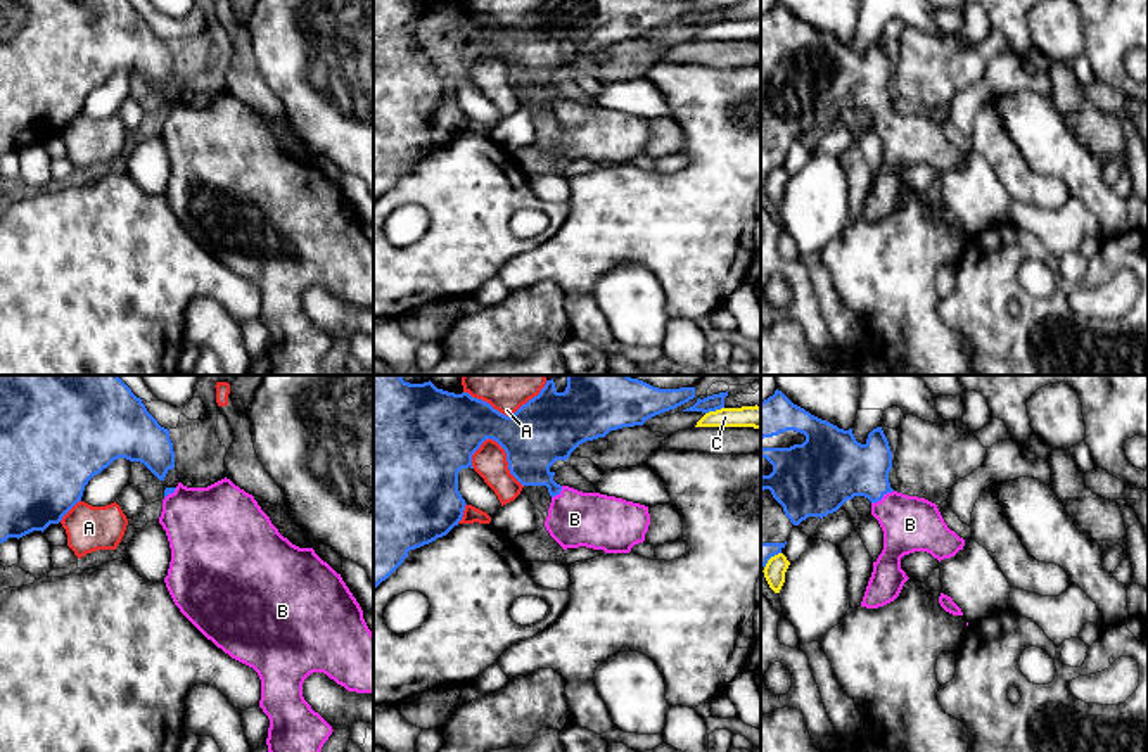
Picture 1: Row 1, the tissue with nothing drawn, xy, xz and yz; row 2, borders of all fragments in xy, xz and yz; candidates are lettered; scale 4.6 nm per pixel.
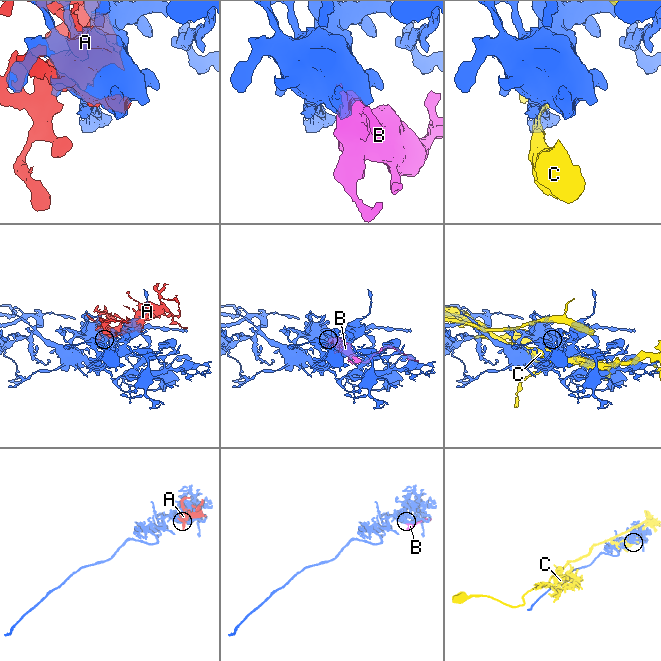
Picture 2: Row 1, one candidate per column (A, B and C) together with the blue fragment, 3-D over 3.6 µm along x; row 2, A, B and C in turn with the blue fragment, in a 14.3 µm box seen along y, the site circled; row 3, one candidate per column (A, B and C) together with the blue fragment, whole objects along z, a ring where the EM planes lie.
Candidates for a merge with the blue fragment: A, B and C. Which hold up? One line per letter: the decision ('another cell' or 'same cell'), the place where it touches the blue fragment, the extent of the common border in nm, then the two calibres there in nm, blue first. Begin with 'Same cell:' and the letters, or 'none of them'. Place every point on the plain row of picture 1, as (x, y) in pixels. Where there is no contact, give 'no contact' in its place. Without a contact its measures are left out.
Same cell: B
A: another cell | xz (507, 73) | 280 nm | 320/160 nm
B: same cell | yz (882, 109) | 120 nm | 300/260 nm
C: another cell | xz (714, 23) | 90 nm | 80/110 nm

